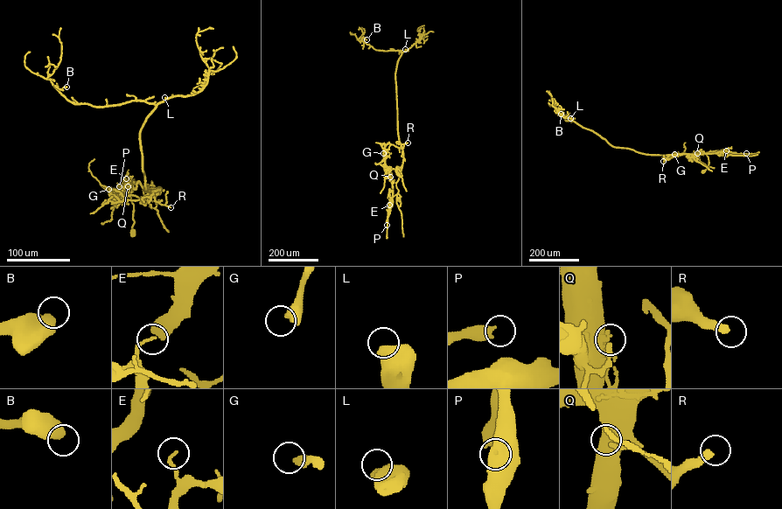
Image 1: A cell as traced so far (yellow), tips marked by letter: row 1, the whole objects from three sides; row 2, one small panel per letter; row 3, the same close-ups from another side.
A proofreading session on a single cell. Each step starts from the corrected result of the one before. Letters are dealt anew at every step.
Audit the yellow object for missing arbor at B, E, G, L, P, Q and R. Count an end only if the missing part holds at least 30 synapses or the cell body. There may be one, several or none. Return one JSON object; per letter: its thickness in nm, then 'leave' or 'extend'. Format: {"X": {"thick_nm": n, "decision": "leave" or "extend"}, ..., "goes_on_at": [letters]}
{"B": {"thick_nm": 600, "decision": "leave"}, "E": {"thick_nm": 150, "decision": "leave"}, "G": {"thick_nm": 500, "decision": "extend"}, "L": {"thick_nm": 700, "decision": "leave"}, "P": {"thick_nm": 440, "decision": "leave"}, "Q": {"thick_nm": 200, "decision": "leave"}, "R": {"thick_nm": 380, "decision": "extend"}, "goes_on_at": ["G", "R"]}

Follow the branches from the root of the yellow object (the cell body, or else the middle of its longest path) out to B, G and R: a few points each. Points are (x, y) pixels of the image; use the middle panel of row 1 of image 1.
B: (393, 182), (393, 188), (403, 162), (395, 79), (401, 52), (376, 50), (362, 38), (366, 39)
G: (393, 182), (393, 188), (385, 161), (391, 144), (386, 145), (383, 153)
R: (393, 182), (393, 188), (392, 183), (398, 180), (403, 162), (403, 150), (400, 147), (408, 142)

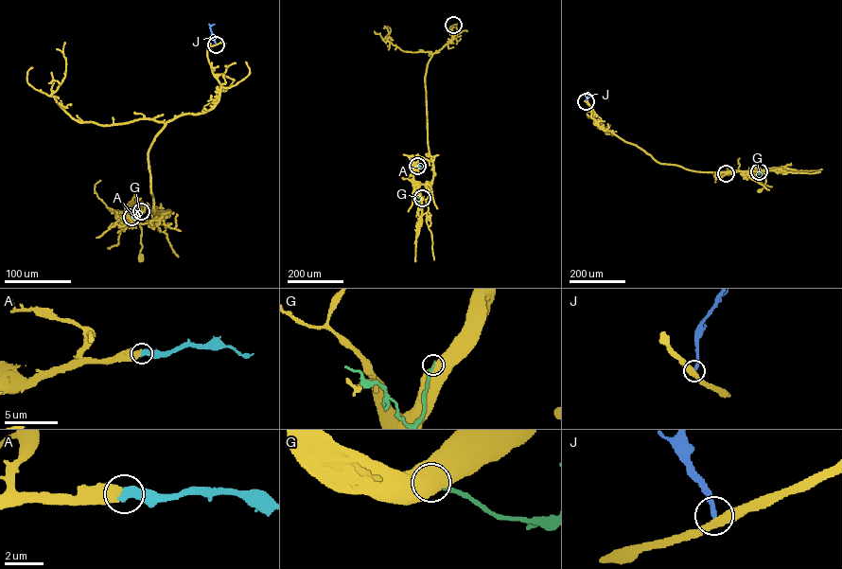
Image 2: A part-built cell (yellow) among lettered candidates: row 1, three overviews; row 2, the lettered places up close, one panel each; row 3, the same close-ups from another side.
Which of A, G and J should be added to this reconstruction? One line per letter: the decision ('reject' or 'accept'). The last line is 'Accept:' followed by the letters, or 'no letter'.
A: accept
G: reject
J: reject
Accept: A

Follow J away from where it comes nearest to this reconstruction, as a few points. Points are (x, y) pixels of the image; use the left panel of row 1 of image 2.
J: (216, 44), (210, 27), (214, 24)

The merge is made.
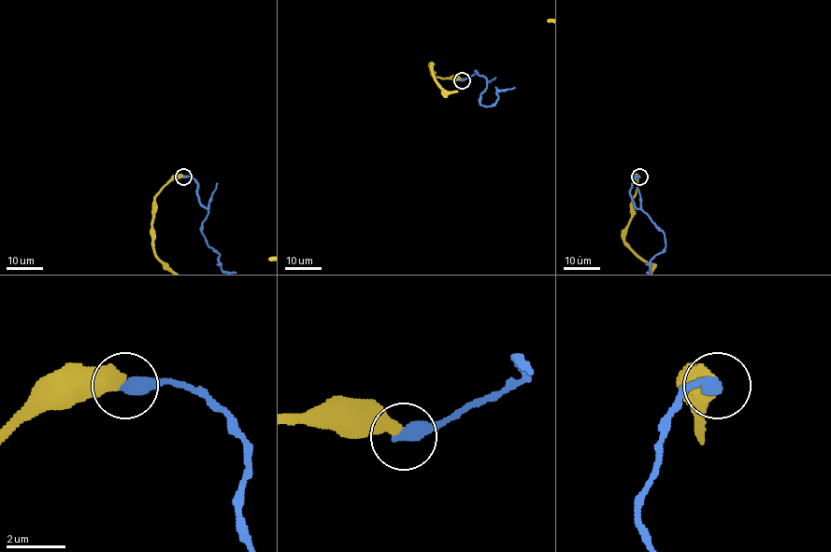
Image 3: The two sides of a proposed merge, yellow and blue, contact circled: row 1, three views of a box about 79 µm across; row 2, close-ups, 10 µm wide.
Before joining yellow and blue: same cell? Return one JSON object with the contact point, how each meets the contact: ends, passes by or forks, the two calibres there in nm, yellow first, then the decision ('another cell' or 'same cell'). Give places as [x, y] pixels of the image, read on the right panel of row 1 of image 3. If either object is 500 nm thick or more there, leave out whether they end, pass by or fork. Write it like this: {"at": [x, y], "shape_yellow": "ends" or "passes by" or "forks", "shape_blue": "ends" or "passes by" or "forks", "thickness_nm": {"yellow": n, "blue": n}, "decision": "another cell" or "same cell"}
{"at": [639, 176], "thickness_nm": {"yellow": 480, "blue": 550}, "decision": "another cell"}

